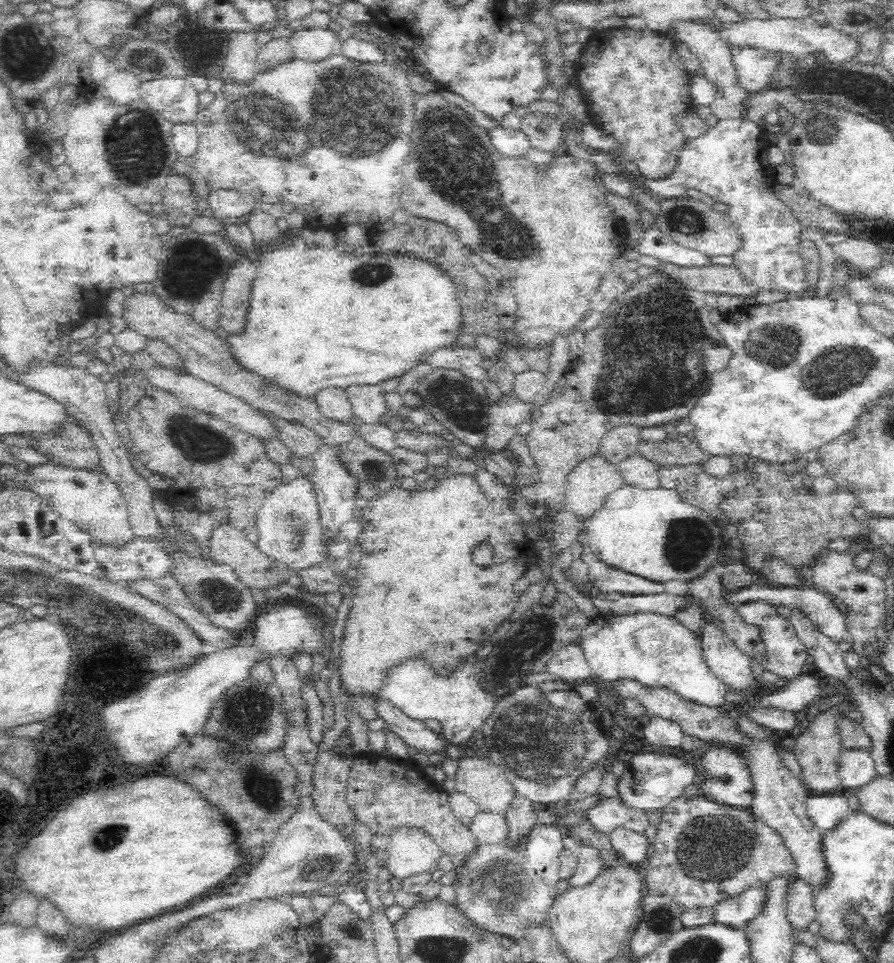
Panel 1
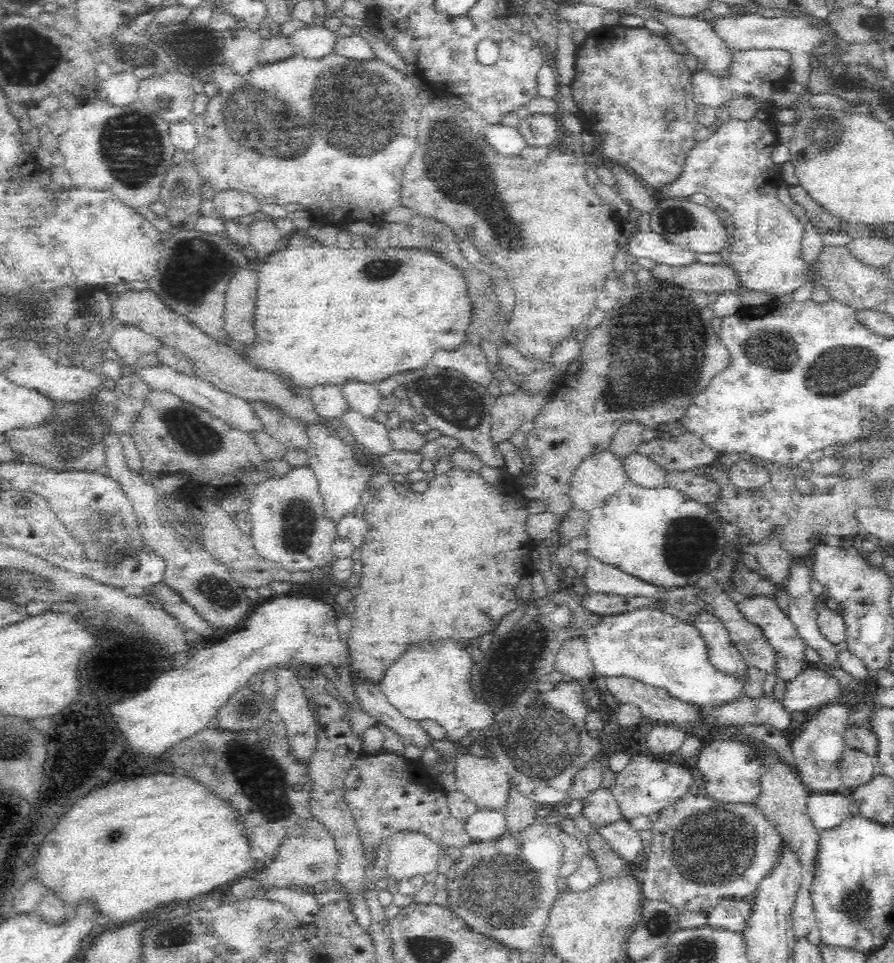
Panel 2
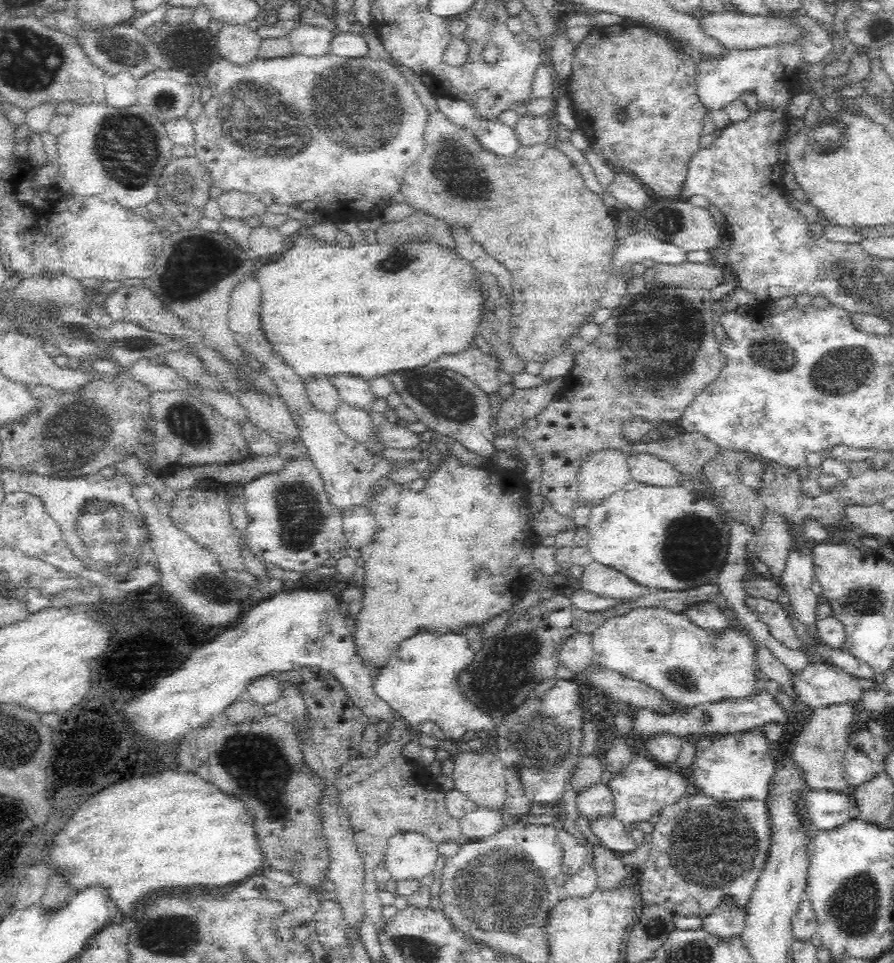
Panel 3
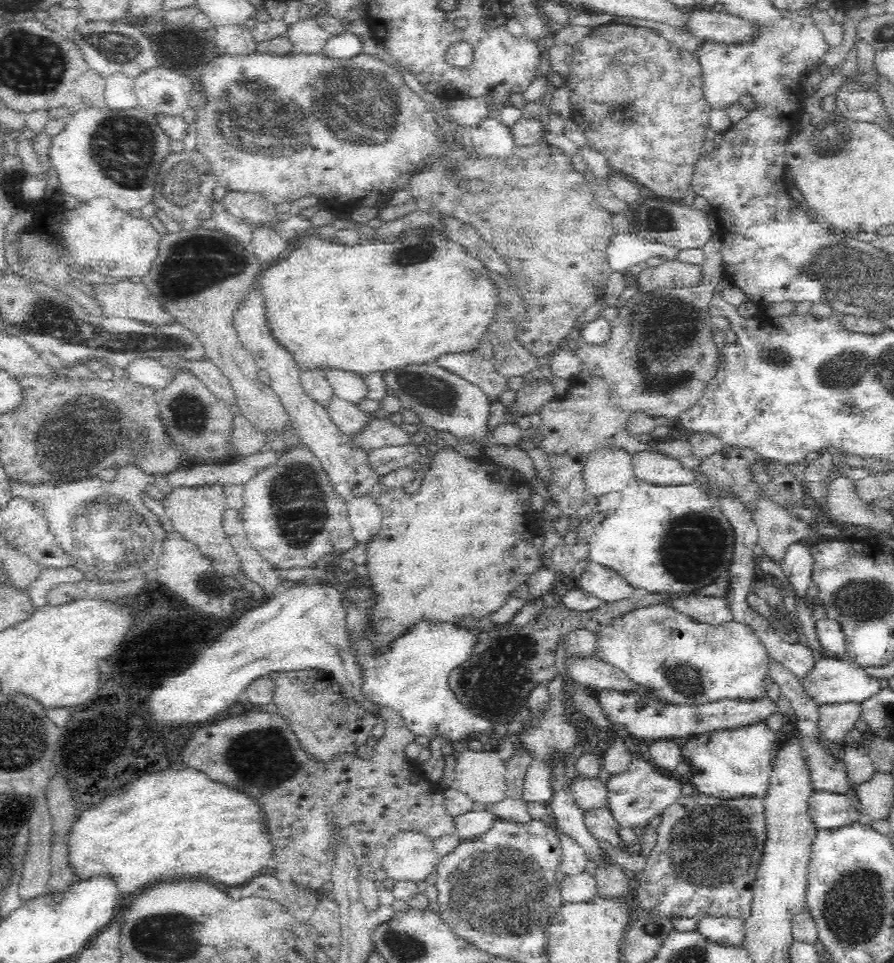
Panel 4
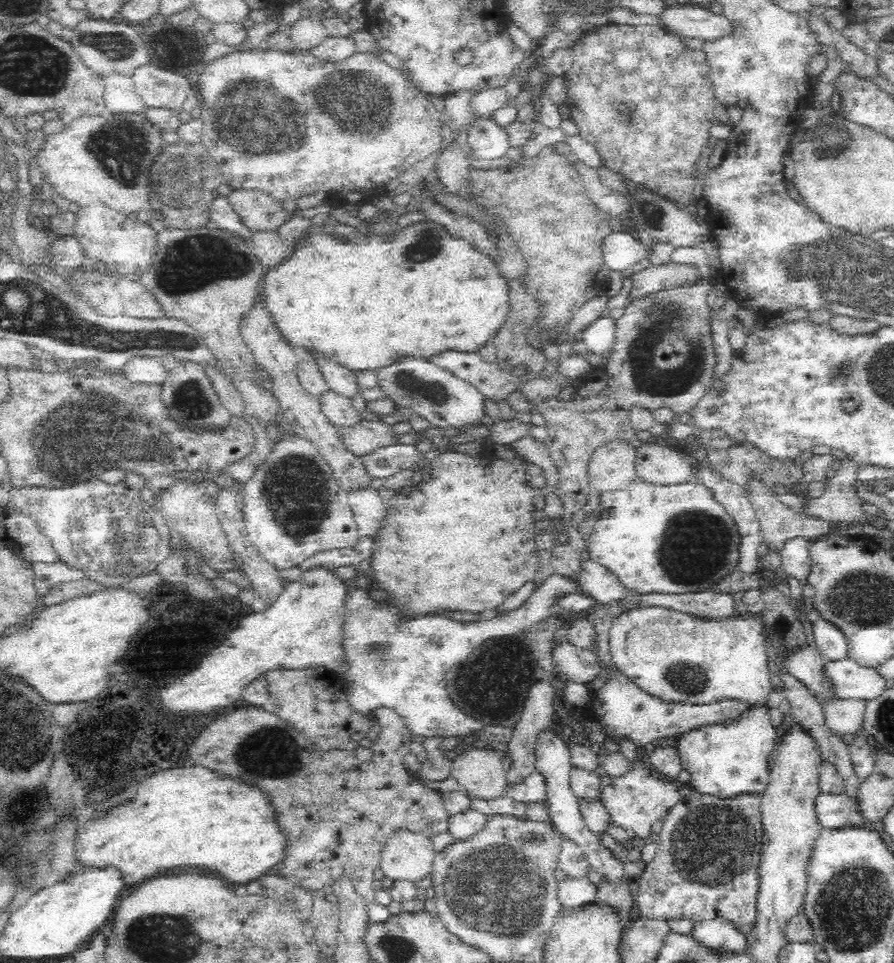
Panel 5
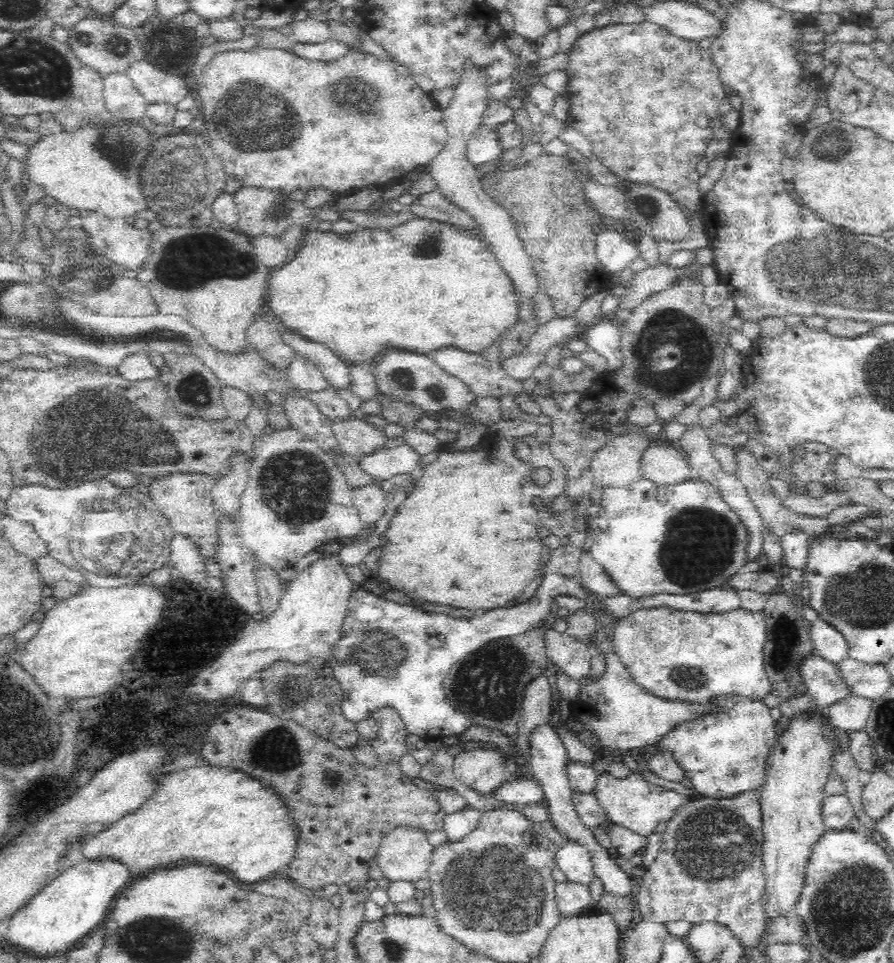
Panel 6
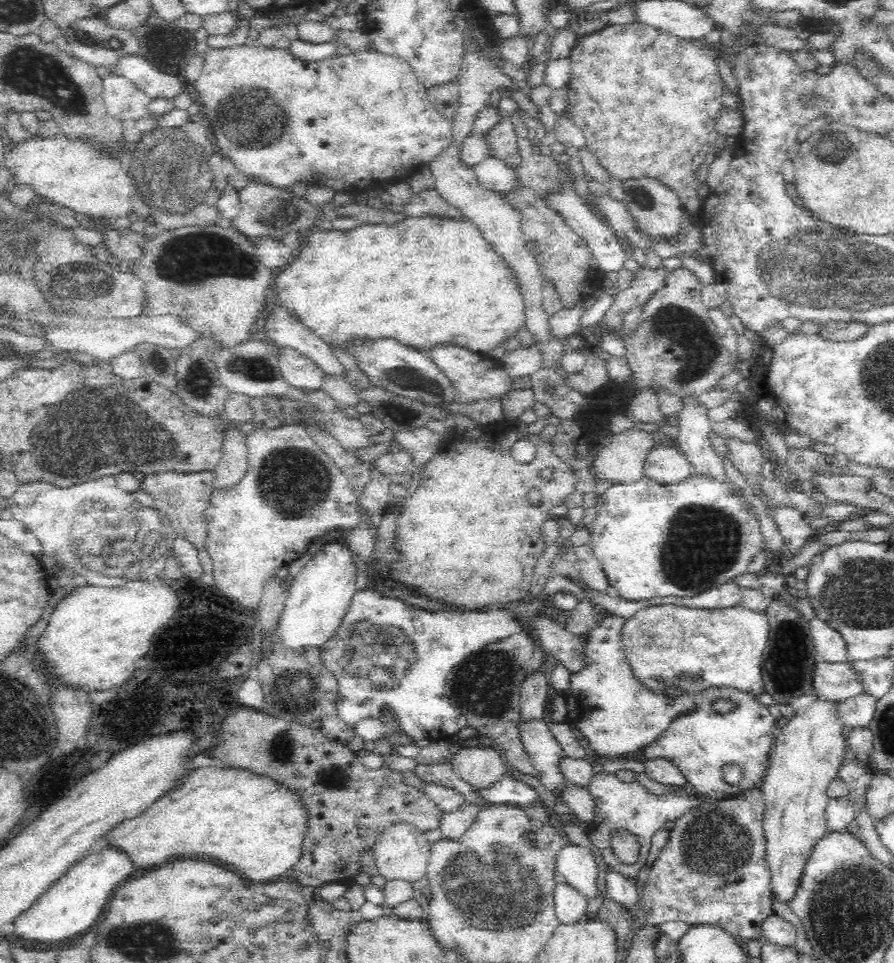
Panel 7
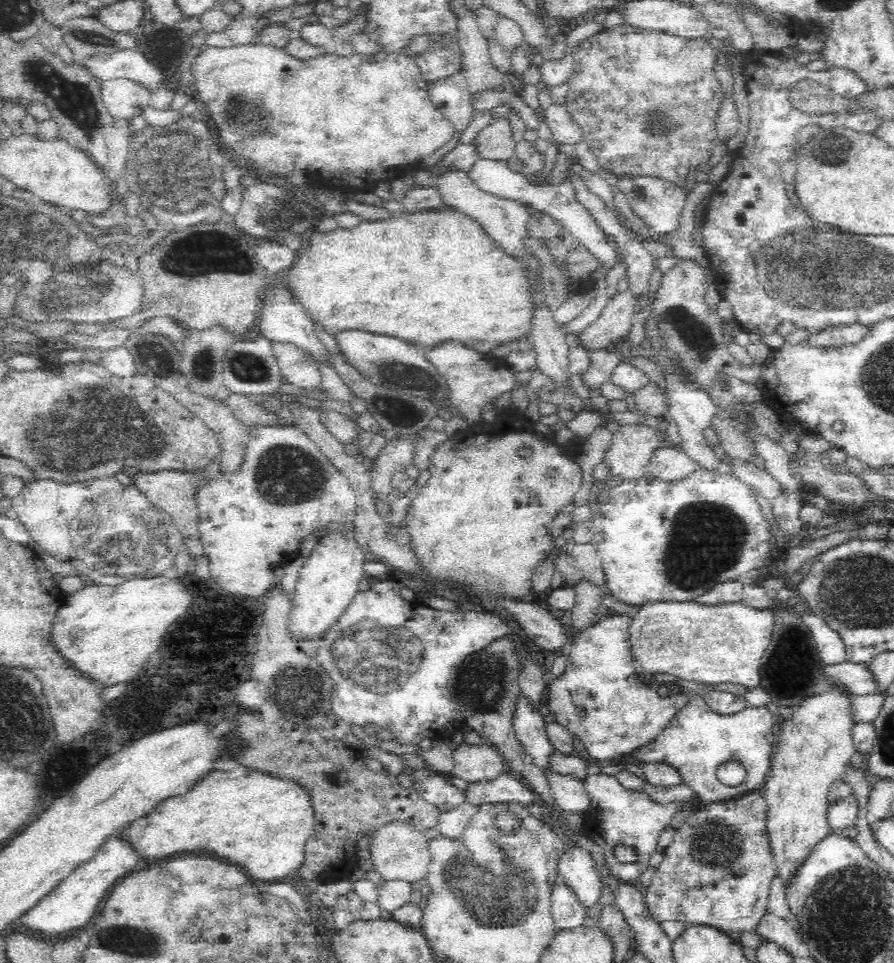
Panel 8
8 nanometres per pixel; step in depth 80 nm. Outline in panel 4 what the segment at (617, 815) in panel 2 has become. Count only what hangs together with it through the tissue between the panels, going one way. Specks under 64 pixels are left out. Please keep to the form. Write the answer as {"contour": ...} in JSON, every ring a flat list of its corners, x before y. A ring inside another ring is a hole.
{"contour":[[576,775,569,788,576,806,582,811,608,807,608,787,598,778,582,780]]}

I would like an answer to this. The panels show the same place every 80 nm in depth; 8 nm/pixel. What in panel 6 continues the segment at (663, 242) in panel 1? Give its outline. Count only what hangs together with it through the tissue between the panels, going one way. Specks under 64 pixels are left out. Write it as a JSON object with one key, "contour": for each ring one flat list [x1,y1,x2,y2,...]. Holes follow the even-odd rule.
{"contour":[[607,225,604,232,596,236,596,256,609,275,630,267,636,258,640,258,640,249,625,234]]}

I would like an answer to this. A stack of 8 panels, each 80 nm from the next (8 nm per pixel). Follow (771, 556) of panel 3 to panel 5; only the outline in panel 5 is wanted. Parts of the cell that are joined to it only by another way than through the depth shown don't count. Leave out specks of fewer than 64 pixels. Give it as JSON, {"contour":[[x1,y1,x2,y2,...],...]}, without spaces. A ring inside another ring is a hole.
{"contour":[[758,480,753,481,747,488,749,488,748,497,750,503,753,504,754,513,756,513,758,523,760,524,760,533,764,537,763,549,770,548,772,552,780,554,780,550,784,548,784,544,792,539,804,538,816,540,816,536,821,537,835,533,830,521,822,522,822,520,816,520,816,518,808,518,804,513,794,512,790,506,786,506,778,500,775,494,773,494,773,490,768,489,768,487,762,485]]}

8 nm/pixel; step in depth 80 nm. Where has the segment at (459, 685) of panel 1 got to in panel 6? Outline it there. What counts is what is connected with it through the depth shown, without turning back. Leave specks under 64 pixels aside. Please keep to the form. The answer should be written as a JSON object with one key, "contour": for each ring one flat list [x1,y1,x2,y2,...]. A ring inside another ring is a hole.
{"contour":[[546,572,533,598,509,608,498,608,477,613,472,618,454,618,446,614,426,613,412,606,397,604,375,596,364,588,356,588,350,596,348,613,342,626,342,636,334,646,334,658,330,660,332,672,343,692,342,711,350,721,364,720,374,716,378,709,394,709,404,721,410,734,425,740,459,736,472,726,472,720,465,717,451,705,443,689,445,674,452,665,460,662,467,654,488,644,488,642,524,634,547,621,551,606,560,596,587,599,588,592,577,577]]}

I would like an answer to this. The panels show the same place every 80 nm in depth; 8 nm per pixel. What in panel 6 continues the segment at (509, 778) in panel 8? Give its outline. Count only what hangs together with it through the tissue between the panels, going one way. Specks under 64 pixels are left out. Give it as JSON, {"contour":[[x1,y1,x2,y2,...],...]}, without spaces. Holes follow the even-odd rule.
{"contour":[[536,777,516,780,513,784,503,784,494,795,502,801,521,807,526,804,541,804,544,801,544,793]]}

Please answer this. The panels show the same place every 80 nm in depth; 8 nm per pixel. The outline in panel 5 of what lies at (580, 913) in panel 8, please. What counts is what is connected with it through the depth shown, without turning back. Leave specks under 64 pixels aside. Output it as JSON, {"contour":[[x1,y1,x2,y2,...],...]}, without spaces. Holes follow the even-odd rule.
{"contour":[[566,877,558,882,558,896,562,907,586,906,595,902,596,885,588,877]]}

